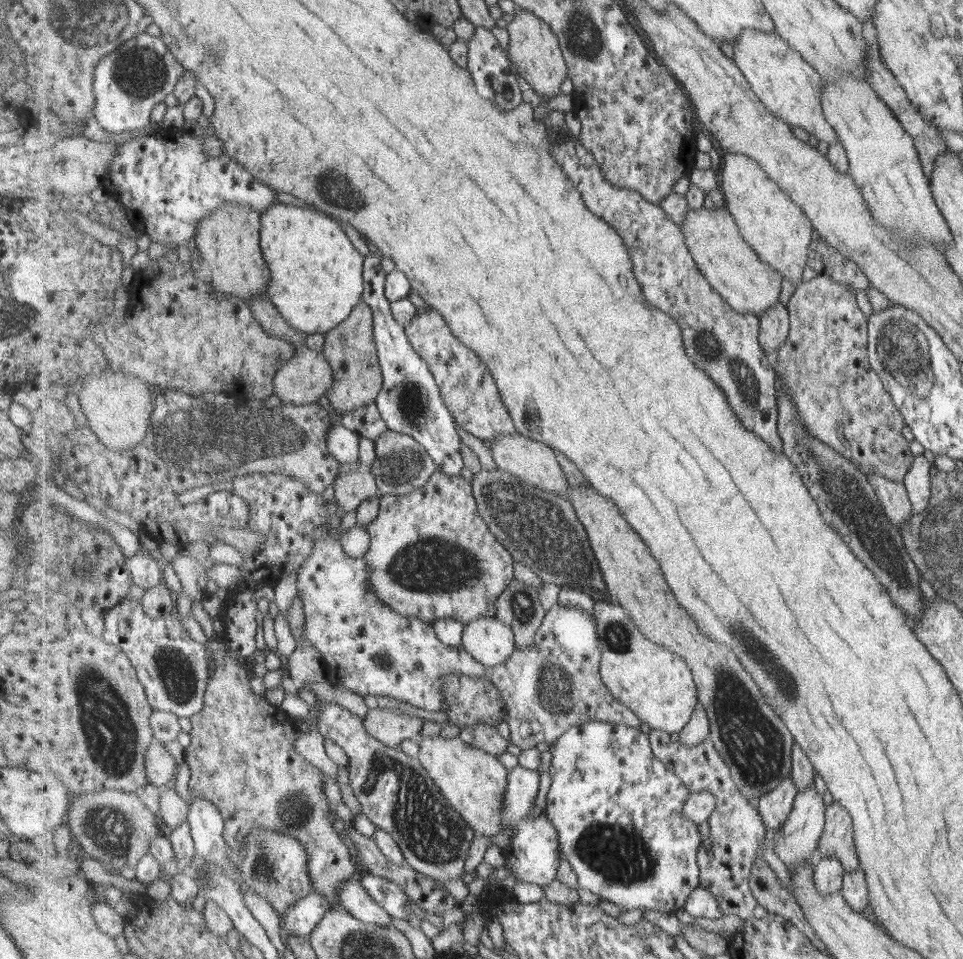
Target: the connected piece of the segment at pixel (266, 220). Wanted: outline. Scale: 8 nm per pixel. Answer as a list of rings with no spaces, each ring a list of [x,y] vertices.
[[[272,204],[261,214],[262,251],[271,264],[267,297],[285,320],[303,334],[328,333],[361,303],[365,290],[363,254],[341,224],[315,207]]]

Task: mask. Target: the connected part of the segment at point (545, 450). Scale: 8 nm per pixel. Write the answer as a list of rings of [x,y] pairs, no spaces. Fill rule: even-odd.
[[[520,433],[501,434],[492,440],[490,448],[499,468],[513,473],[531,485],[551,491],[552,493],[568,496],[569,484],[567,483],[567,476],[565,476],[559,460],[555,456],[554,448],[537,440],[531,440],[531,438],[527,438],[527,436],[523,436]]]

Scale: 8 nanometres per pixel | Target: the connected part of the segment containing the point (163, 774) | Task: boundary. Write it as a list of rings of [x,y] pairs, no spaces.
[[[155,741],[146,754],[147,778],[158,789],[167,784],[175,774],[175,758],[167,751],[163,743]]]

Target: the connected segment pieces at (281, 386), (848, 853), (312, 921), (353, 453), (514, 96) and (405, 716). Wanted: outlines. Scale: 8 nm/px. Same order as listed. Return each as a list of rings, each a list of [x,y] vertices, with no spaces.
[[[301,348],[274,377],[275,395],[281,404],[317,403],[334,384],[333,368],[323,352]]]
[[[837,801],[826,807],[826,825],[819,839],[819,856],[836,858],[846,873],[861,870],[850,810]]]
[[[317,892],[299,900],[281,917],[281,934],[285,938],[291,935],[309,938],[331,907],[330,901]]]
[[[333,425],[327,434],[328,449],[343,464],[359,462],[361,440],[359,434],[342,425]]]
[[[473,25],[475,35],[469,41],[468,66],[475,81],[478,93],[487,100],[494,102],[503,110],[513,110],[523,102],[521,86],[517,82],[517,77],[511,74],[511,64],[509,64],[509,54],[502,46],[499,46],[497,39],[484,27]]]
[[[369,709],[364,720],[371,736],[396,748],[407,738],[419,740],[425,724],[423,717],[393,709]]]

